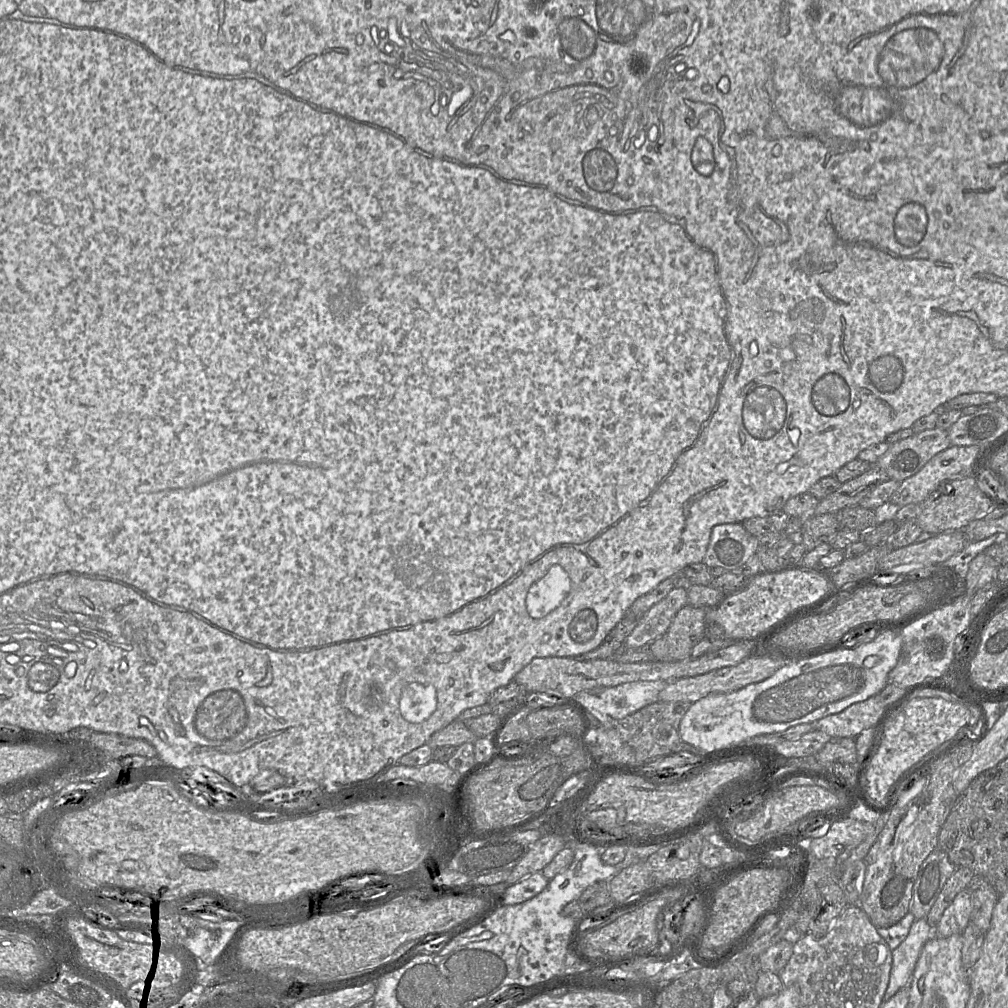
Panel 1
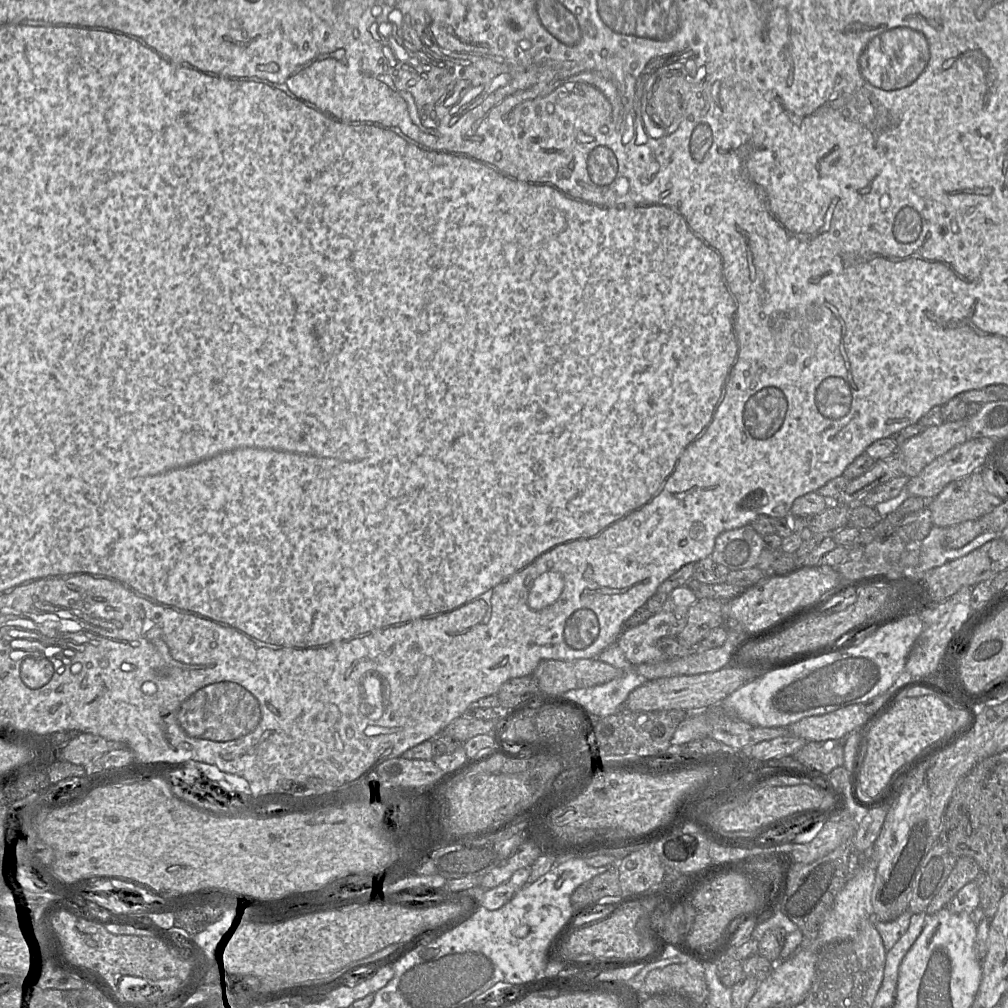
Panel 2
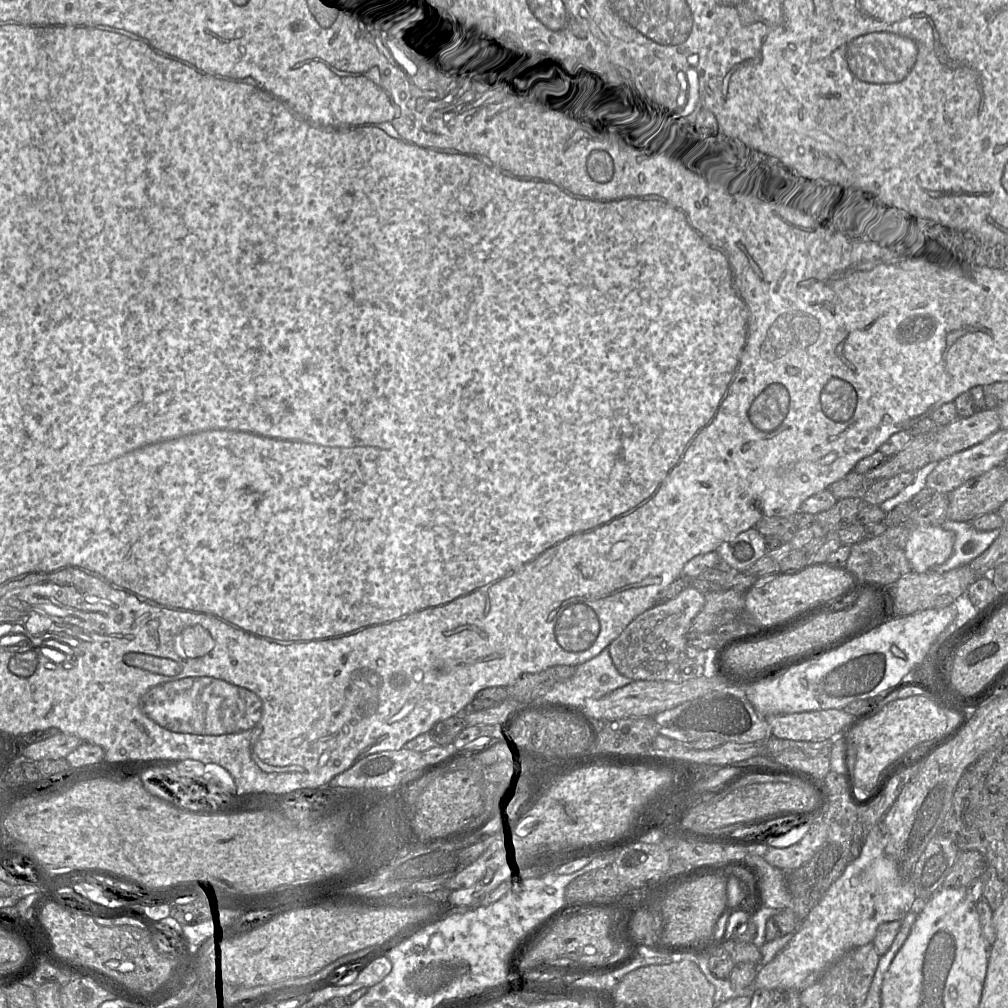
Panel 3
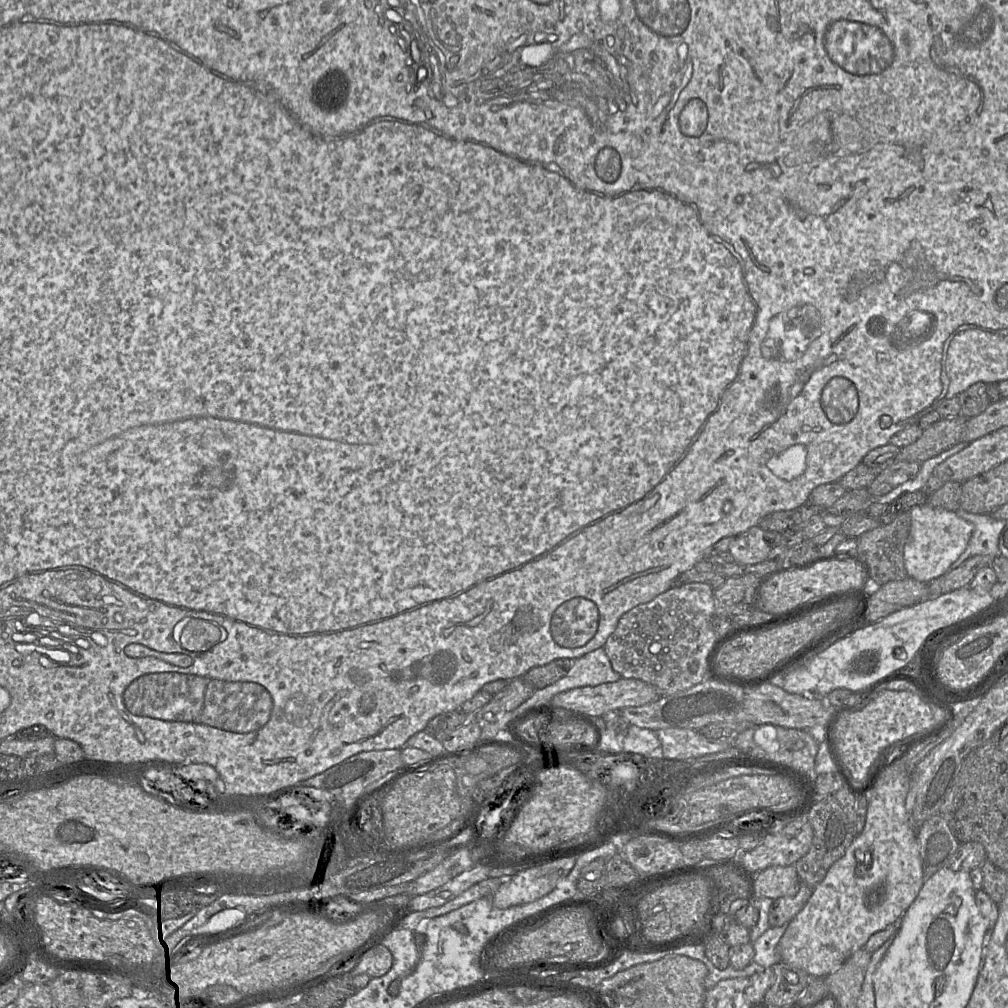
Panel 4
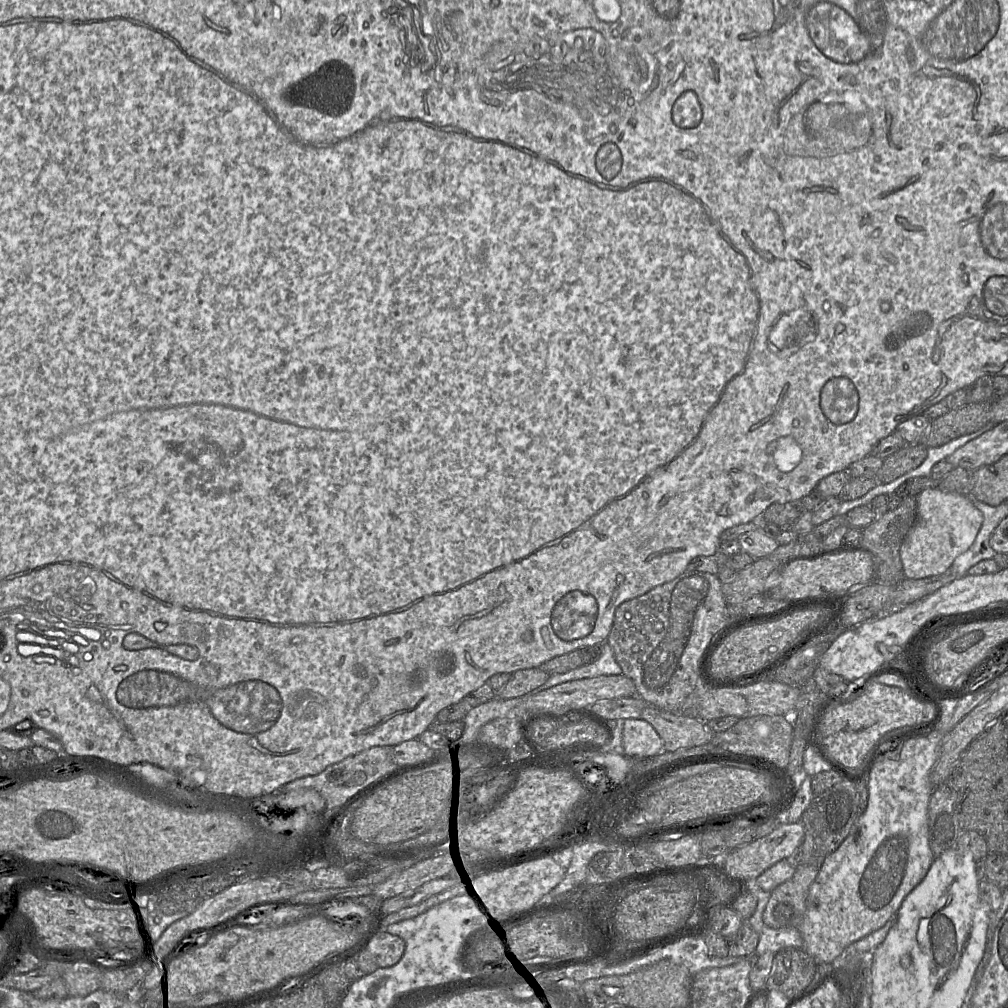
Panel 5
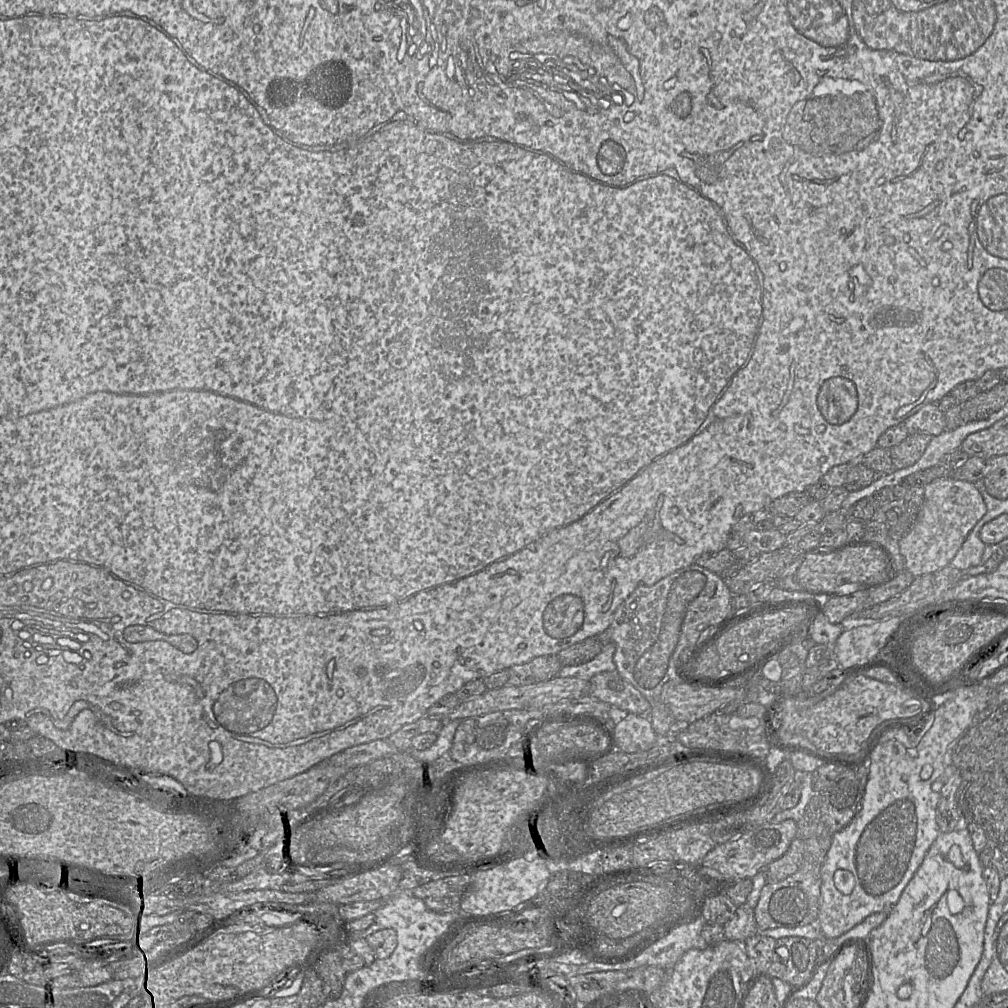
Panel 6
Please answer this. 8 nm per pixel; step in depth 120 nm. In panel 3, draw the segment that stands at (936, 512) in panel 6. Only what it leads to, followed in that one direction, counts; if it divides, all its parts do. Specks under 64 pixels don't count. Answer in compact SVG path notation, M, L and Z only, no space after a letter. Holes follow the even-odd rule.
M941 525L911 526L905 555L911 569L917 573L943 564L952 554L954 533Z

